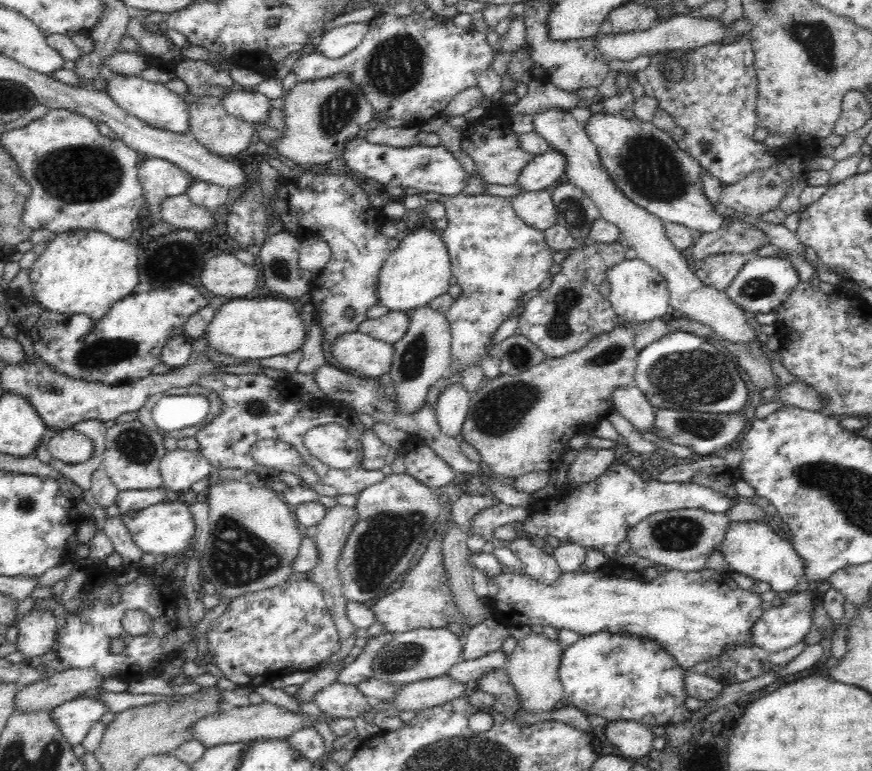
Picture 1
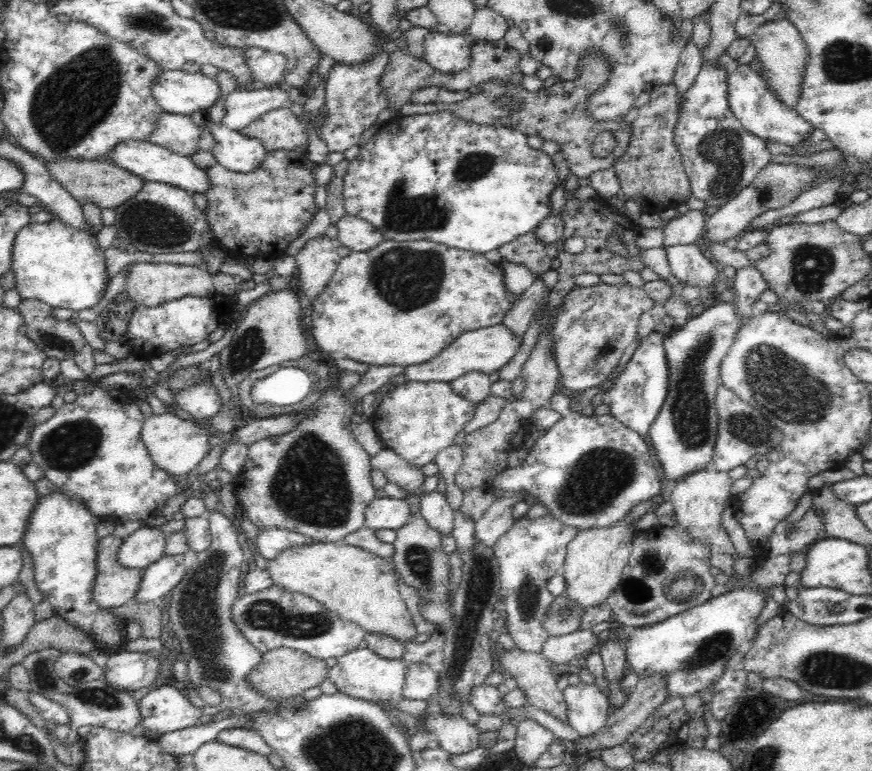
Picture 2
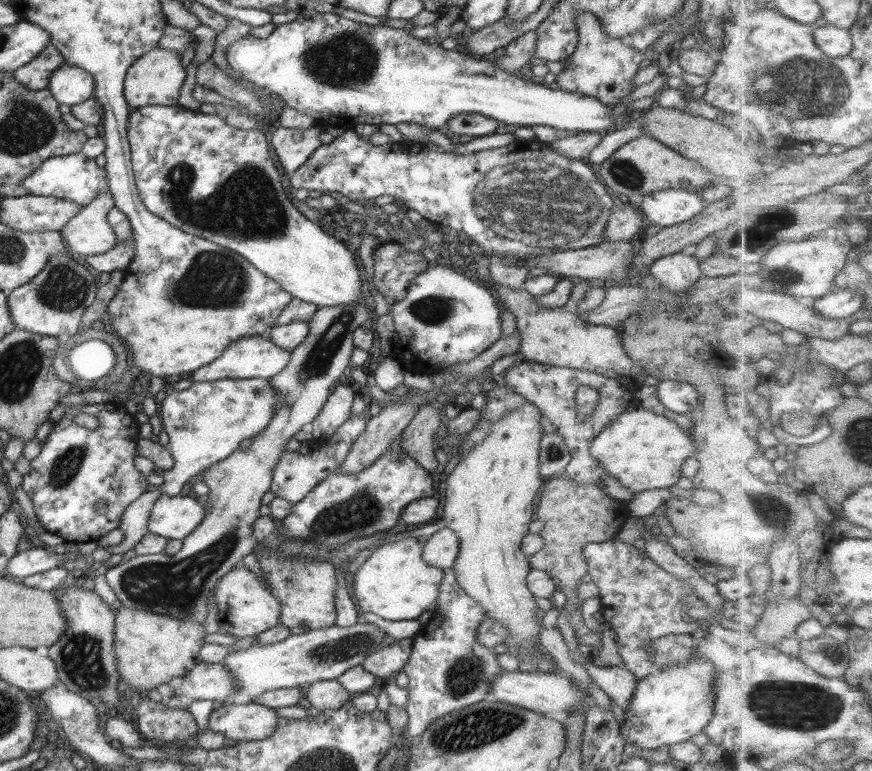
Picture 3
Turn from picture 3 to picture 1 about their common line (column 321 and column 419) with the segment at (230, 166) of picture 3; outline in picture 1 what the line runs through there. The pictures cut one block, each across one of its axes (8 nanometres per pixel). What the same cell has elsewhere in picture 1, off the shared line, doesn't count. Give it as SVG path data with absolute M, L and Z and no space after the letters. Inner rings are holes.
M433 227L414 228L402 234L399 245L388 255L380 269L376 288L378 302L386 305L390 311L410 313L447 292L452 275L450 255L442 239L442 231Z

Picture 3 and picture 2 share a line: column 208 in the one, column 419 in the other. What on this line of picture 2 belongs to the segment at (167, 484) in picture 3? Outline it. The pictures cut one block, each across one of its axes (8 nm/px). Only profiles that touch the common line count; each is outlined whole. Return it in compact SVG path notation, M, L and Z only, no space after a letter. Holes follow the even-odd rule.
M407 380L404 384L395 386L394 390L382 396L381 403L371 419L377 436L384 446L394 450L400 457L404 458L404 461L422 468L425 464L434 461L441 450L455 443L456 434L464 428L466 422L472 420L476 407L468 399L456 395L449 382Z

